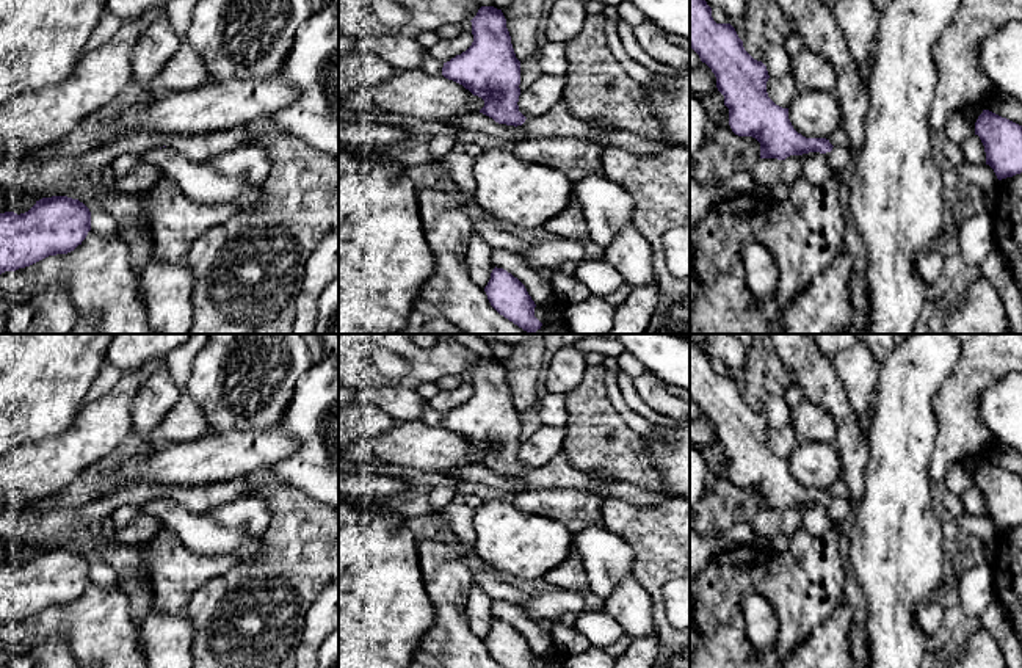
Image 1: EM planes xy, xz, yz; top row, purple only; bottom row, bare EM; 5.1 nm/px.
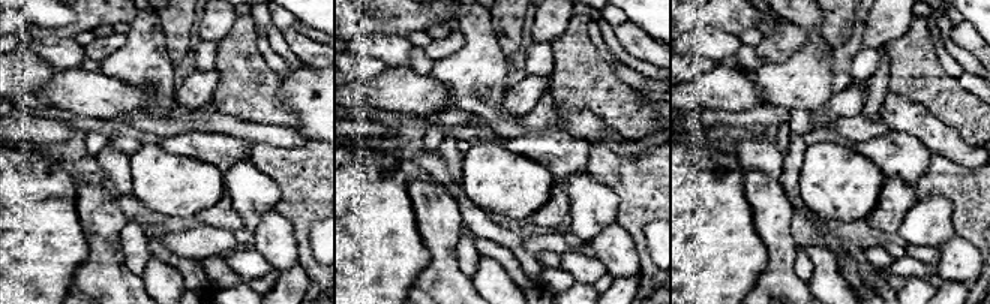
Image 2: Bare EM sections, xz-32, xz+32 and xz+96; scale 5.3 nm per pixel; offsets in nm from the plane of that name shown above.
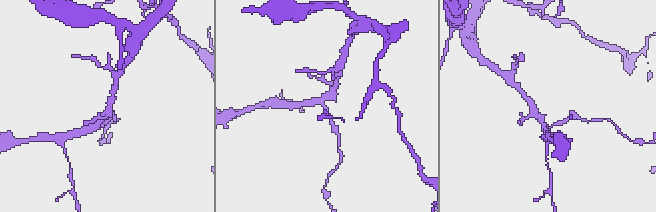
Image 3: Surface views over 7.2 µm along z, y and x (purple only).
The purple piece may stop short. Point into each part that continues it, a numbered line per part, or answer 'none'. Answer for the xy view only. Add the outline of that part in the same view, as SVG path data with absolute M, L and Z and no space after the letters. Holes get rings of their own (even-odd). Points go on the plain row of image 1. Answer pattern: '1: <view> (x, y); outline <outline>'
1: xy (199, 533); outline M174 499L157 500L152 510L165 528L193 554L227 557L235 563L257 560L262 552L260 536L232 530L218 524L210 513L194 514Z

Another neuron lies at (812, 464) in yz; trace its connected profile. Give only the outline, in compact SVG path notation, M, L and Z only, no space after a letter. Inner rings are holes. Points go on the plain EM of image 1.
M798 441L788 455L793 480L806 489L826 489L842 478L840 453L835 444Z

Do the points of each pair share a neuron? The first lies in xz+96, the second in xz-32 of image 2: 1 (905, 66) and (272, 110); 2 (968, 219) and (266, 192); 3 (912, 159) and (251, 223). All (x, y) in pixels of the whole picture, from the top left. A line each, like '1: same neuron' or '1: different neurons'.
1: same neuron
2: different neurons
3: different neurons

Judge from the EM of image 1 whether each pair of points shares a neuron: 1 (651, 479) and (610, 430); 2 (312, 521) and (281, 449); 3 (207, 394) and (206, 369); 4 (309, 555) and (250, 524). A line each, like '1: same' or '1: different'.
1: same
2: different
3: same
4: different

